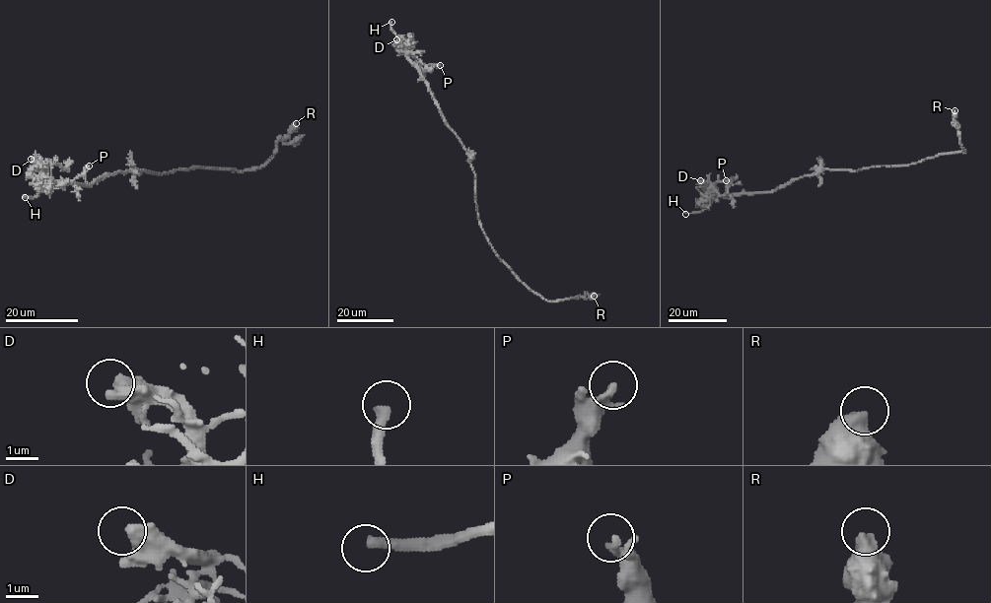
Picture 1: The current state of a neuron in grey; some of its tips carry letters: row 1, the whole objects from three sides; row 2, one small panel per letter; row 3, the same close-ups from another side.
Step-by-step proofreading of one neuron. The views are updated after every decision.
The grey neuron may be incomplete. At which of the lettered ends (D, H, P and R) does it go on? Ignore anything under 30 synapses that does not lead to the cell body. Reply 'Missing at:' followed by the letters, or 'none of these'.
Missing at: H

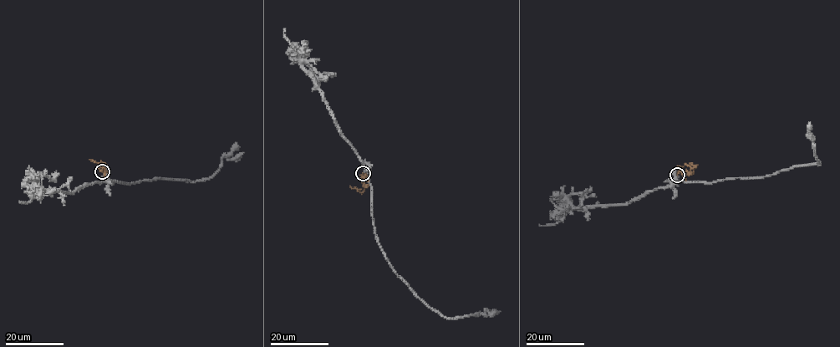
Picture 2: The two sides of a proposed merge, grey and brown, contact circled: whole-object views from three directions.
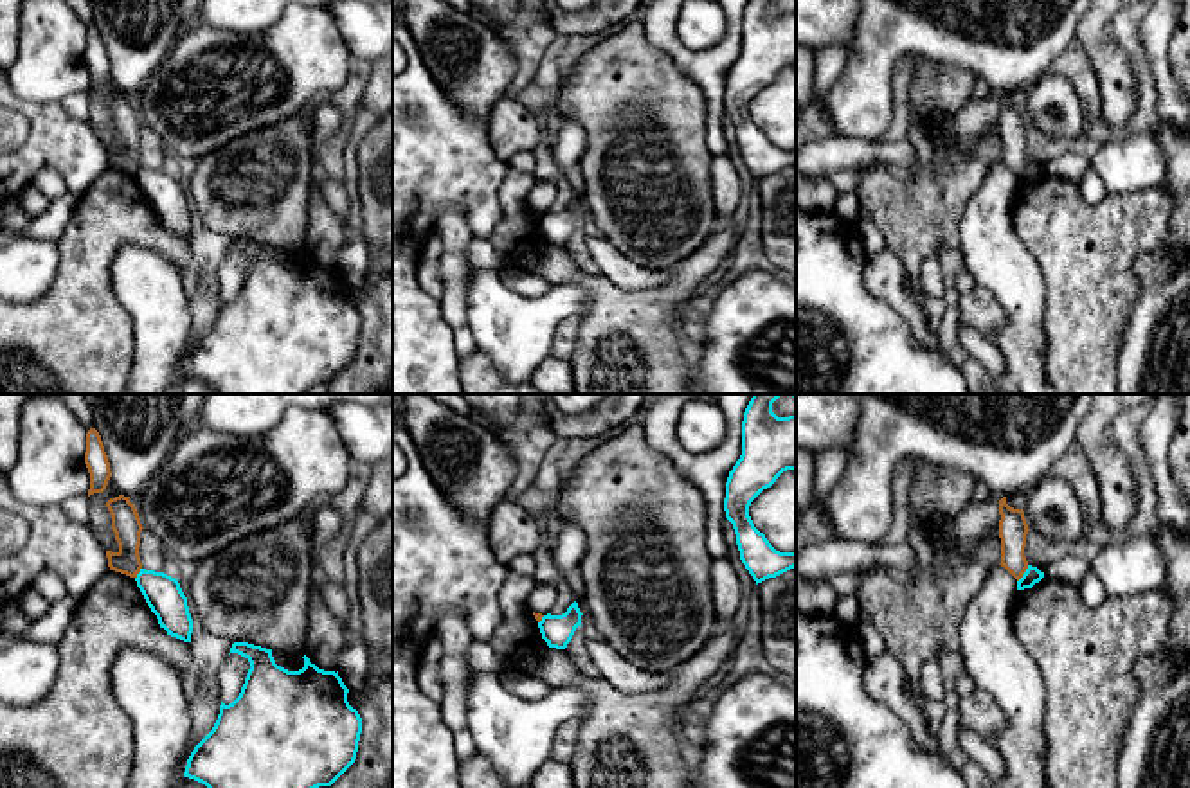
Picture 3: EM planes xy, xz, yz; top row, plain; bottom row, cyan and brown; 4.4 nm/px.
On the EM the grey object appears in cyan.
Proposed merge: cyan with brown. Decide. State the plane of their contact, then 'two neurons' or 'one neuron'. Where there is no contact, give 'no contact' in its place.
yz | two neurons

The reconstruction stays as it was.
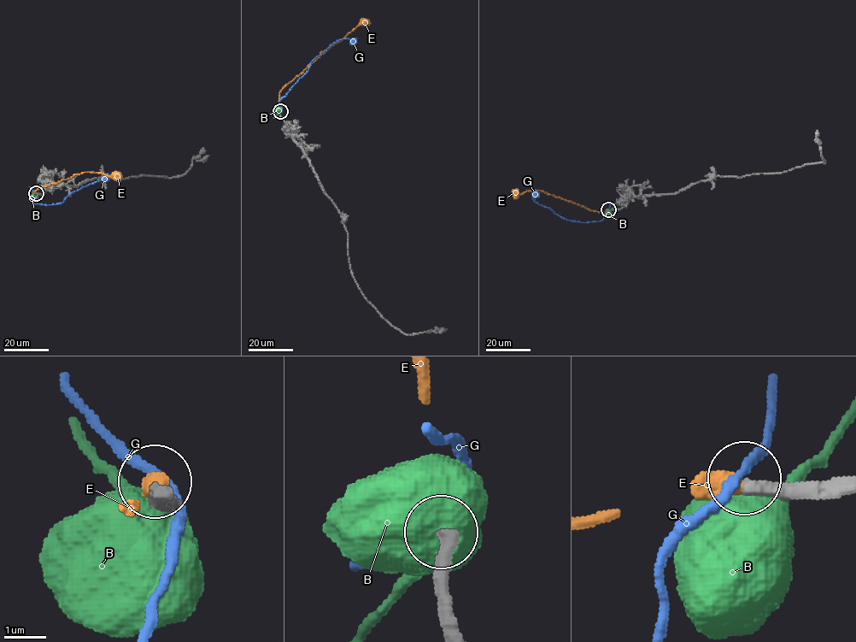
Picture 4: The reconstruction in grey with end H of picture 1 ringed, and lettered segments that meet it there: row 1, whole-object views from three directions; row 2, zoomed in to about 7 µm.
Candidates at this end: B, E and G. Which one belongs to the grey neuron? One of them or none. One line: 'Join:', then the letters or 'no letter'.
Join: E

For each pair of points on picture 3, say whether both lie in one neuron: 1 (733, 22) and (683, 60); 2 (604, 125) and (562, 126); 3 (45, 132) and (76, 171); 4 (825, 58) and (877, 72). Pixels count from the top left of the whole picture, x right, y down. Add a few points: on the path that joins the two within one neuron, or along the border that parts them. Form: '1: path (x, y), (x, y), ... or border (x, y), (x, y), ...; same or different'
1: path (733, 38), (713, 60), (699, 60); same
2: border (553, 107), (584, 130), (585, 152), (578, 166); different
3: path (54, 141), (76, 162); same
4: border (847, 49), (839, 78), (820, 99); different

